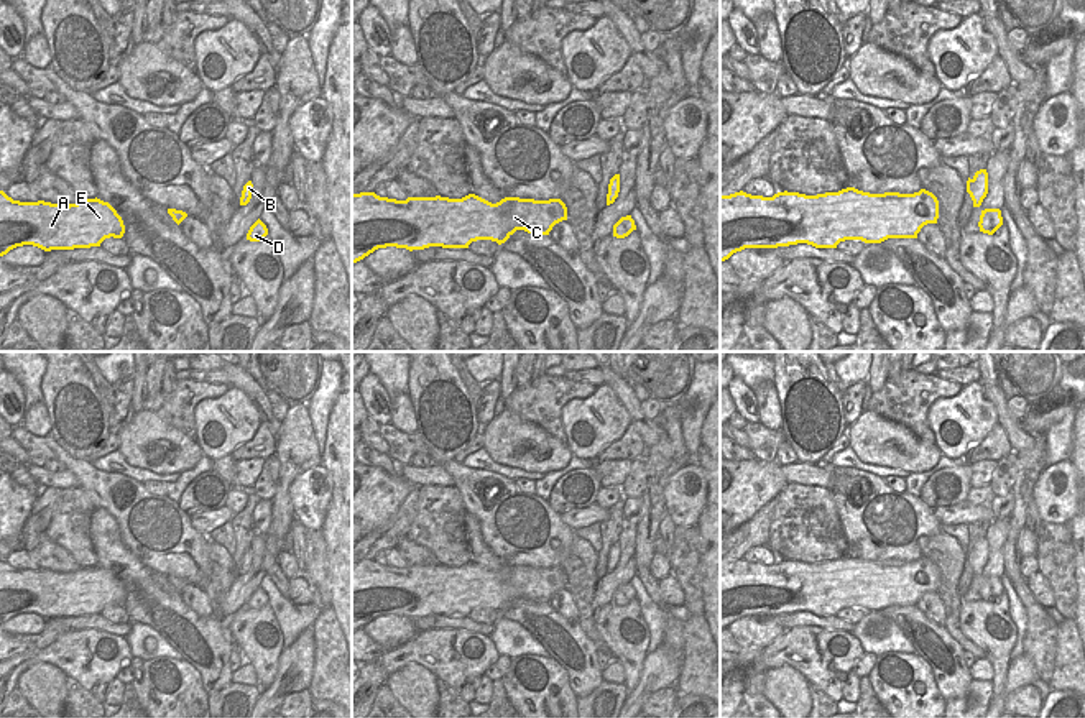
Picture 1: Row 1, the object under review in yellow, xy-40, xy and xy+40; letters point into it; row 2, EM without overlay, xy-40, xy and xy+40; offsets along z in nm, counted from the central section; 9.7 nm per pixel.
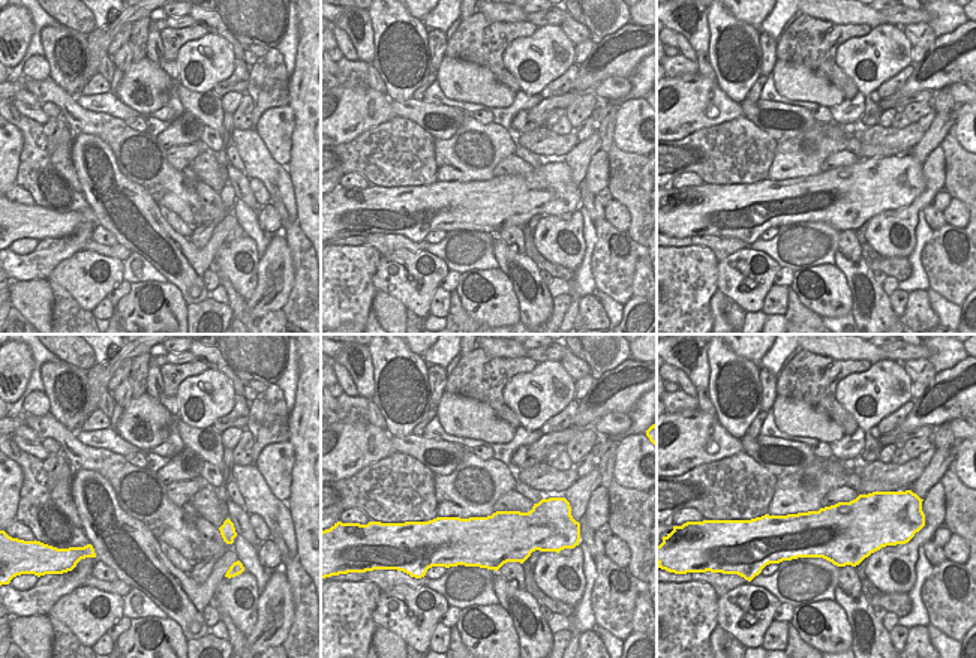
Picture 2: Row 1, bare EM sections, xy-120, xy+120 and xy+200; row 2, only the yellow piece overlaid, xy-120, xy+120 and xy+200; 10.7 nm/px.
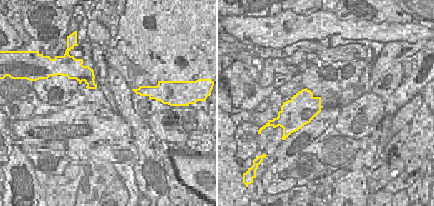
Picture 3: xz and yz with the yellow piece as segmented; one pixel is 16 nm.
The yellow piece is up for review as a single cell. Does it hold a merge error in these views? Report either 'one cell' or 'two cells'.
one cell

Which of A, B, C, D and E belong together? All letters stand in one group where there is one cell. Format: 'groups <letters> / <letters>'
groups A B C D E

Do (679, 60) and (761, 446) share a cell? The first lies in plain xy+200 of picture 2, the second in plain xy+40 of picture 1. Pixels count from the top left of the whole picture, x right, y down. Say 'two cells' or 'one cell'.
one cell

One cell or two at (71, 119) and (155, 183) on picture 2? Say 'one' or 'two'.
one

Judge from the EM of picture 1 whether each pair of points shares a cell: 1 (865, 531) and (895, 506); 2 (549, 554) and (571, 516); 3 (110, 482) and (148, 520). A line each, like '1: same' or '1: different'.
1: same
2: different
3: same

